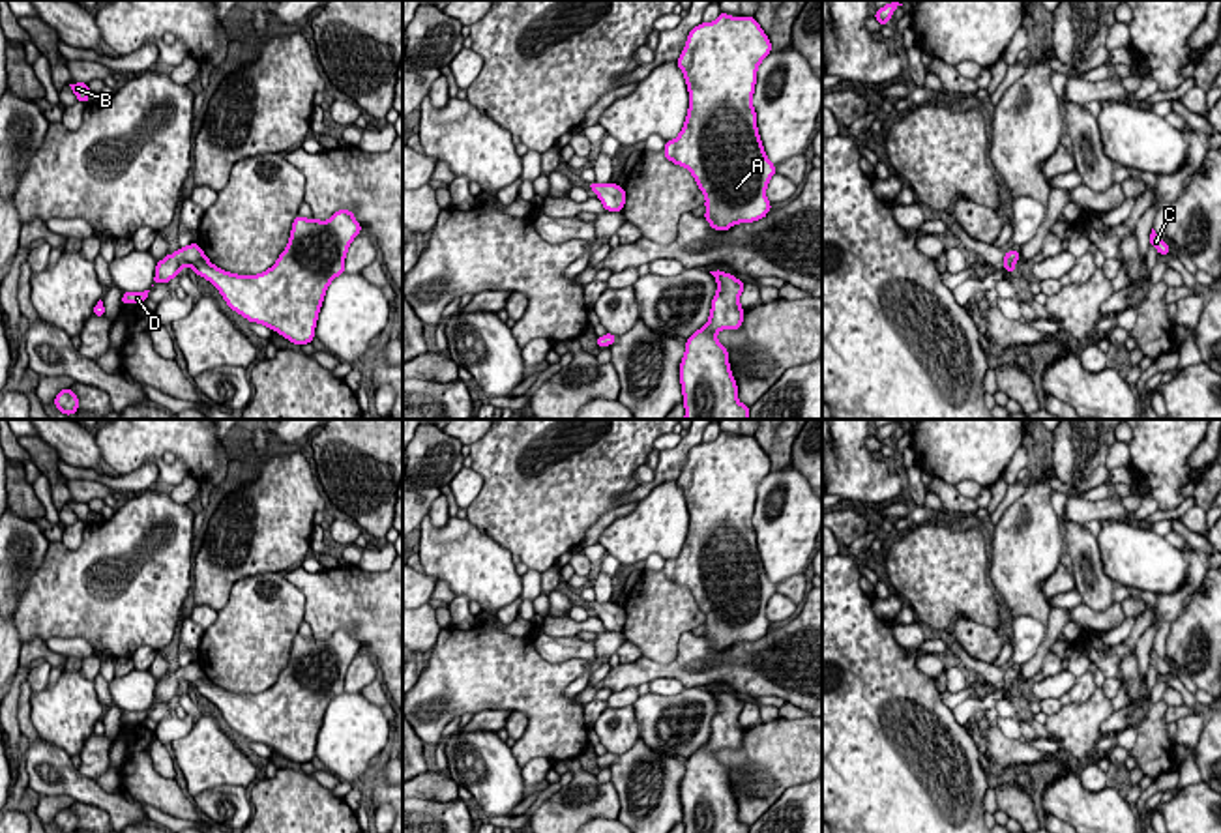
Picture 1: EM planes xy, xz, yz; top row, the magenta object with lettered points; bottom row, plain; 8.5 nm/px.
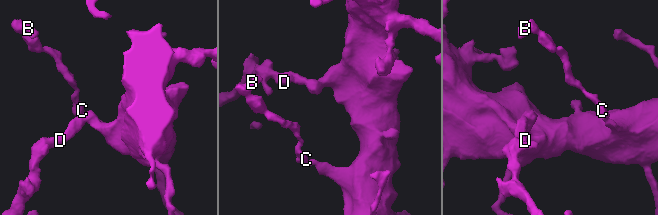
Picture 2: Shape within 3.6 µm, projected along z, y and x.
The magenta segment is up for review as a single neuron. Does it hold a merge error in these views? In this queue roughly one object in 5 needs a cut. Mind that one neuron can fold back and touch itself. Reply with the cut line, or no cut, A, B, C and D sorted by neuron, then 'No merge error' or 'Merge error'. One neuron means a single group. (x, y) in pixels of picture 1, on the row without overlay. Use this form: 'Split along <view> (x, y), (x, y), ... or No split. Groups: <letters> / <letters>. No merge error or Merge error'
No split. Groups: A B C D. No merge error

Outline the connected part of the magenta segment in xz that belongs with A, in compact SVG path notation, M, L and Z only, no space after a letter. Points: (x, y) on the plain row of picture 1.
M719 432L713 442L695 446L678 477L689 511L687 537L680 554L665 562L665 577L685 586L706 616L704 638L713 650L764 638L772 629L766 618L770 597L777 592L766 577L753 528L757 489L772 462L755 436Z

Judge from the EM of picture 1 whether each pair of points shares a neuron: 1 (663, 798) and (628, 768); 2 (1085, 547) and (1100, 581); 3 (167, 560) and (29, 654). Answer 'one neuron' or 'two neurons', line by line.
1: one neuron
2: one neuron
3: two neurons

